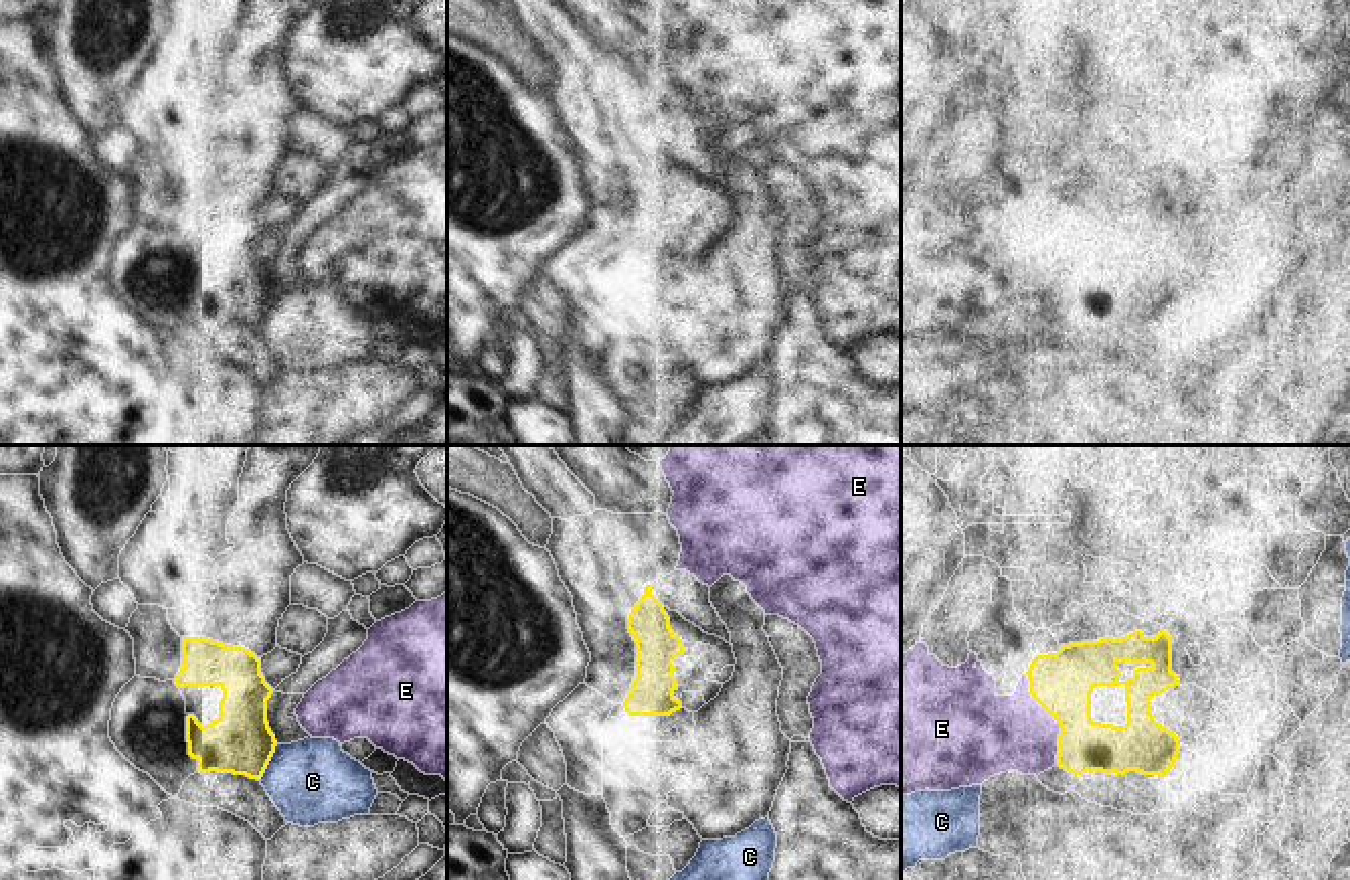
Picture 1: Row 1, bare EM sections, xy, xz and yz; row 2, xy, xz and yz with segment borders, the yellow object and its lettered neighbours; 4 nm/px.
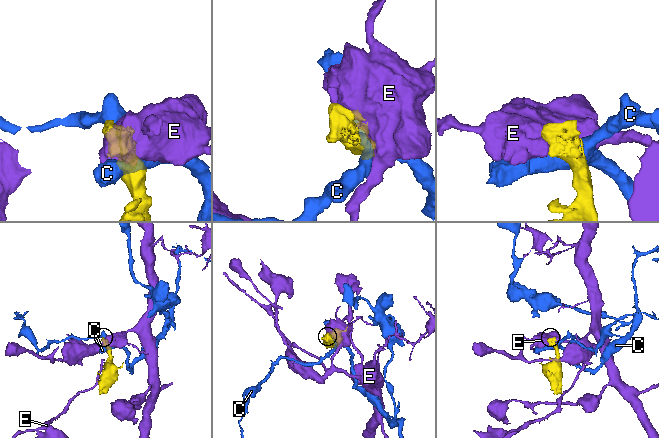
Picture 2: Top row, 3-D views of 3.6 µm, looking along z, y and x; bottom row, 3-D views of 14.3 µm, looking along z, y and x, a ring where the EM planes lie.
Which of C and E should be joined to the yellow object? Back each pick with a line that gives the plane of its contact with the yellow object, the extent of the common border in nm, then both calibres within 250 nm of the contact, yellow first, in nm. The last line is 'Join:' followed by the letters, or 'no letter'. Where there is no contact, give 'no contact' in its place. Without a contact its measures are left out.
Join: no letter

